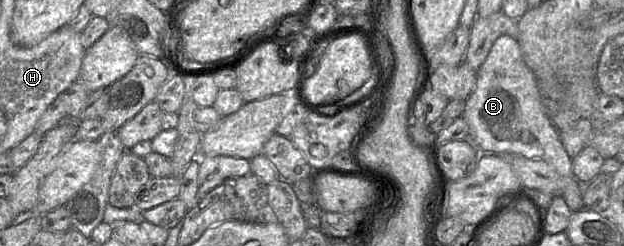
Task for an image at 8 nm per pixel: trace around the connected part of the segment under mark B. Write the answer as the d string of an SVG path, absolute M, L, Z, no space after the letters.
M502 35L493 43L477 70L475 89L466 99L462 116L468 124L470 140L481 153L520 154L546 161L561 176L561 196L571 211L584 208L584 184L573 176L572 158L547 115L535 76L526 65L516 39Z

